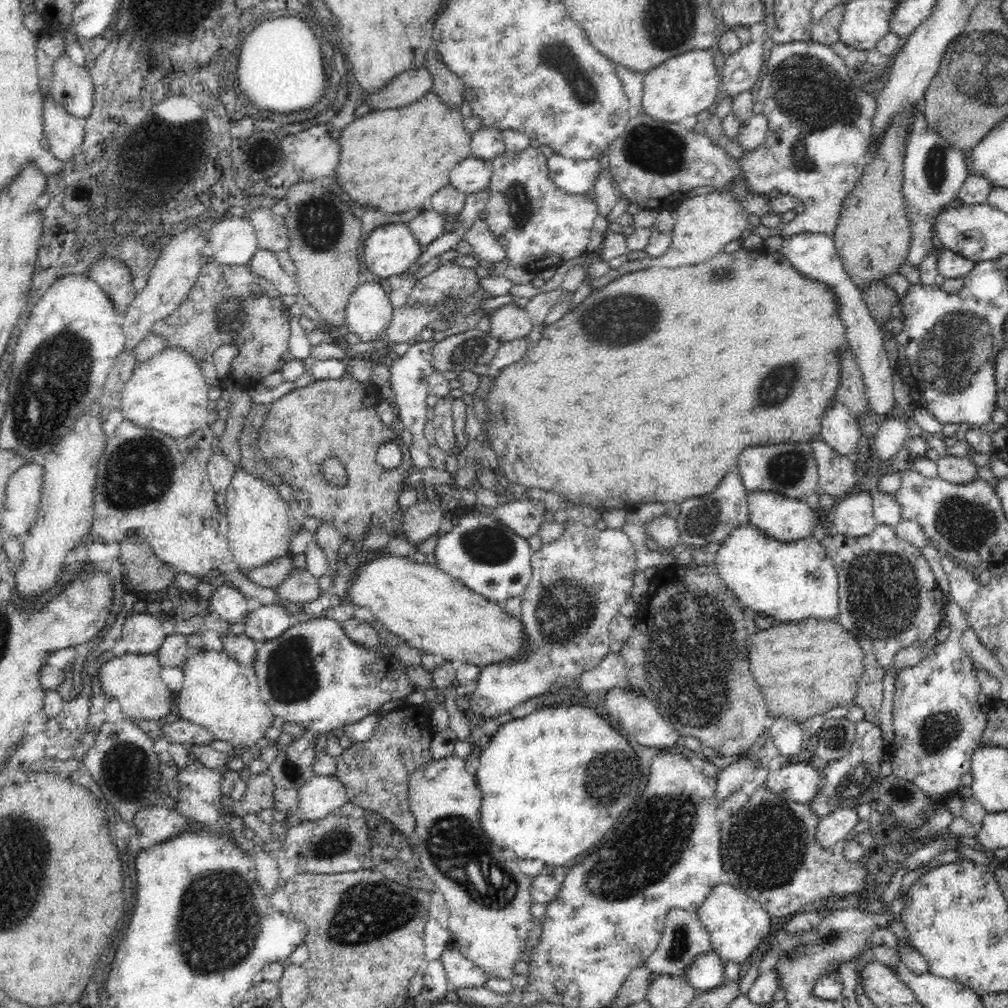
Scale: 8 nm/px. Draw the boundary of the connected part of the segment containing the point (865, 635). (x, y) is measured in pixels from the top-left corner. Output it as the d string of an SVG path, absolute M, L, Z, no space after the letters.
M877 525L872 533L860 538L849 537L845 534L832 533L832 543L826 549L837 570L839 580L839 599L837 620L850 632L864 651L864 674L860 678L858 692L853 706L861 706L865 710L865 720L877 721L876 714L882 704L882 679L888 668L892 668L892 661L896 652L906 646L912 646L918 641L926 642L936 632L945 616L946 594L936 585L936 579L928 560L921 554L921 550L909 542L901 540L892 526Z

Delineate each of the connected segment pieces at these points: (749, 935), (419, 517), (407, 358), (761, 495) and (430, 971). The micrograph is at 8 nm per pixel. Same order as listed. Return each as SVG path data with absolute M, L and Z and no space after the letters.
M730 883L714 885L696 914L702 926L709 932L711 948L725 962L743 963L760 940L767 938L771 914L742 889Z
M417 502L406 509L401 524L410 544L417 545L428 537L437 536L444 515L434 502Z
M430 339L423 342L412 342L407 352L393 361L389 367L390 386L395 394L395 404L397 416L403 422L404 428L410 430L413 441L409 446L411 461L416 468L426 468L430 466L430 455L428 448L430 444L424 437L424 424L428 421L429 406L426 403L426 397L429 395L429 386L427 376L434 371L432 365L432 346L436 344L436 339Z
M758 490L748 493L747 504L749 509L748 522L762 530L773 540L788 542L808 538L814 533L818 524L815 511L810 508L805 500L794 500L776 492Z
M440 959L425 962L422 970L424 987L415 1000L431 1005L448 993L450 980Z

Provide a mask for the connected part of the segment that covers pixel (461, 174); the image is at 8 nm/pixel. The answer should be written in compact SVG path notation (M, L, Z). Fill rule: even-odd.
M467 157L456 164L450 172L450 184L464 194L472 194L486 190L492 177L489 162L476 157Z

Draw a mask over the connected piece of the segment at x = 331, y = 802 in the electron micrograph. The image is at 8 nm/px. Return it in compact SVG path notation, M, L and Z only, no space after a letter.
M315 775L298 788L298 808L291 816L297 822L315 821L348 802L344 783L338 777Z

